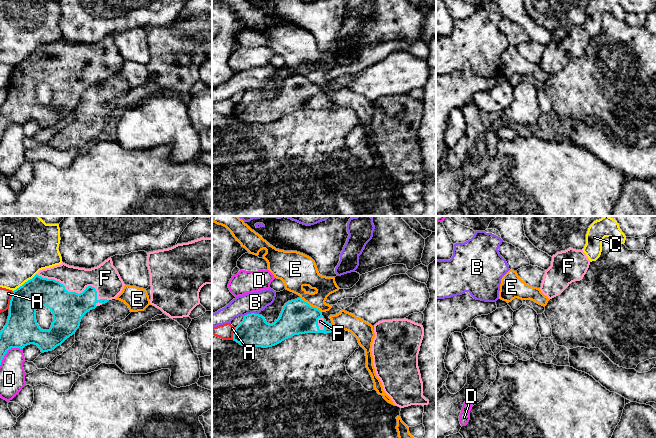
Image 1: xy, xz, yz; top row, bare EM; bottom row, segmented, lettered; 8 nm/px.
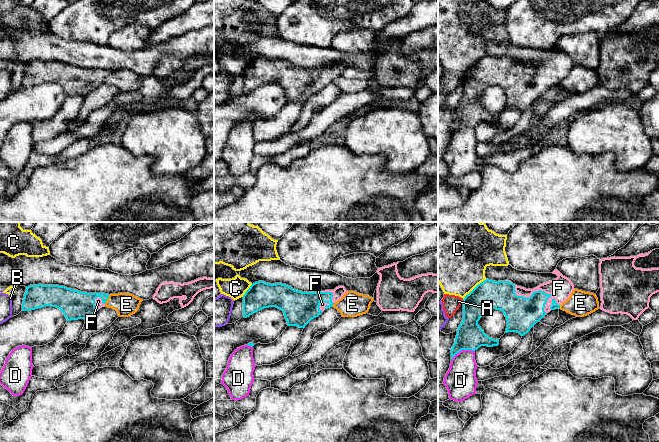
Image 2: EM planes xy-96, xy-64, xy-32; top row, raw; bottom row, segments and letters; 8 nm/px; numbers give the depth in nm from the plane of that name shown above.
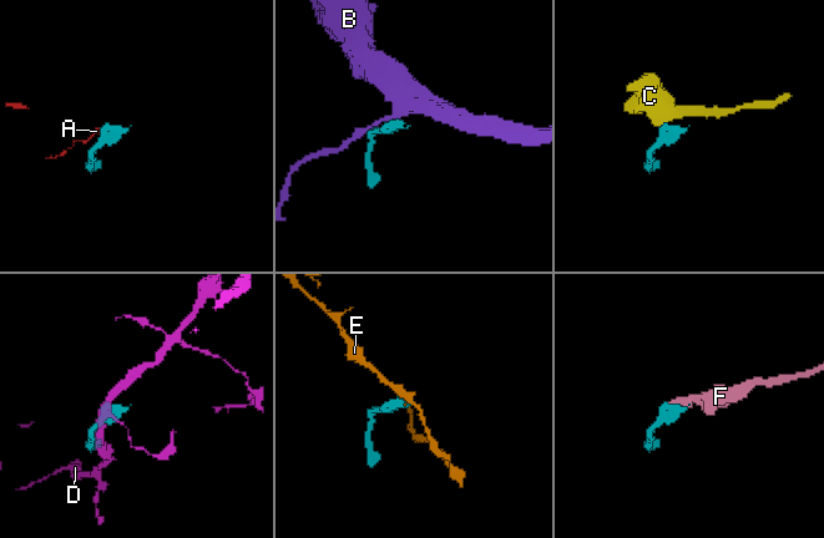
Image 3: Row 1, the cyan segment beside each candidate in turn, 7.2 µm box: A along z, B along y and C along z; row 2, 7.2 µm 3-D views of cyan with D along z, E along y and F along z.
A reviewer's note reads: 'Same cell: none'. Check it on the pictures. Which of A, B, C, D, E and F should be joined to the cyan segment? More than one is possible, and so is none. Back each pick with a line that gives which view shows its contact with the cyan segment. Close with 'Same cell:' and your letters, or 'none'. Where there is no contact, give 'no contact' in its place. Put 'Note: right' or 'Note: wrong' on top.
Note: wrong
F: contact in xy
Same cell: F

